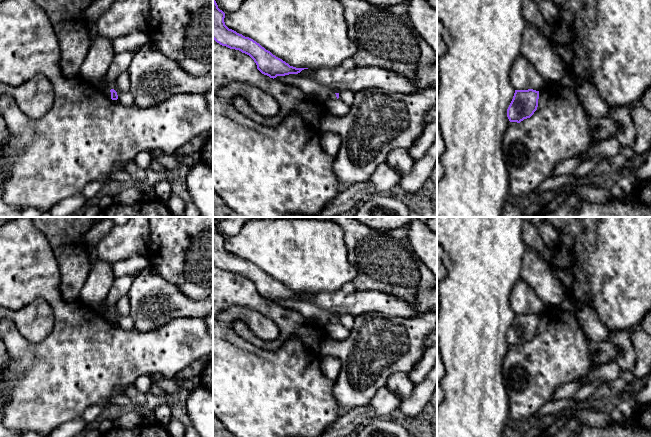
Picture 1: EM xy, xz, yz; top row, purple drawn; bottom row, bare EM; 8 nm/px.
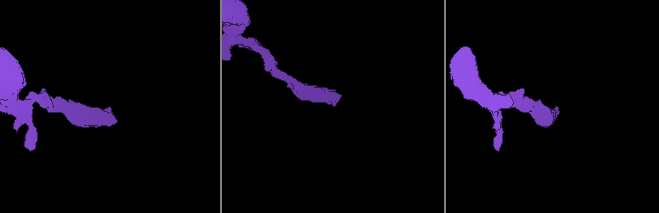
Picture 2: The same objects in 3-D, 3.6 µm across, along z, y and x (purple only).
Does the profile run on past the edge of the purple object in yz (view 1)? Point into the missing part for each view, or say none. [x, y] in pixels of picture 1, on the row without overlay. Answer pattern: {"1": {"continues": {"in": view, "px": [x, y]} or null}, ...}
{"1": {"continues": null}}

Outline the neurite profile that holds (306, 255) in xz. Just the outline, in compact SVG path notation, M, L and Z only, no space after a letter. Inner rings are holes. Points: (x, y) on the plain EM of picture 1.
M248 220L239 233L225 237L224 246L229 253L253 263L296 292L335 293L358 274L347 259L343 229L332 220Z

